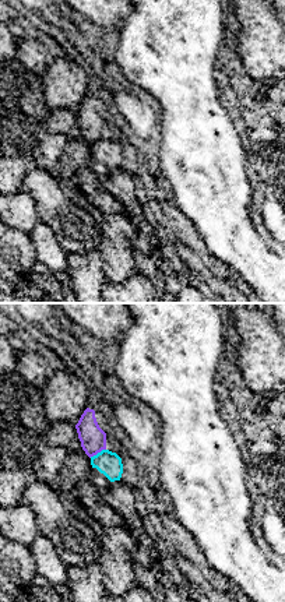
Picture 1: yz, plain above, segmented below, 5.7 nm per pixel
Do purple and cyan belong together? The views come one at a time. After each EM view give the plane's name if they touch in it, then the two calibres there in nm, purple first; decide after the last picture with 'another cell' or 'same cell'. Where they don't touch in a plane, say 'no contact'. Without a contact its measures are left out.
contact in yz; calibres 150 and 140 nm

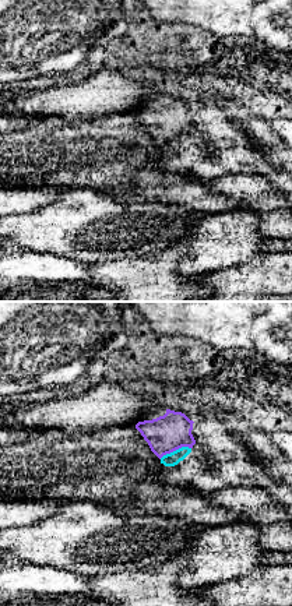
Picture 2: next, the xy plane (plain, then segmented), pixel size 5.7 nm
contact in xy; calibres 220 and 80 nm

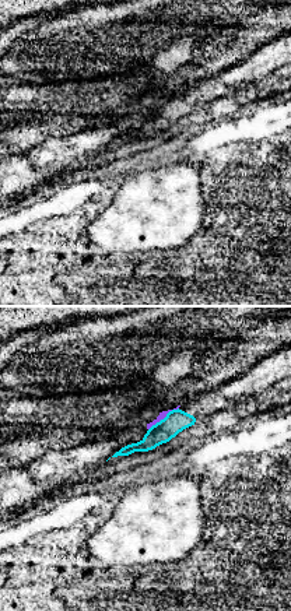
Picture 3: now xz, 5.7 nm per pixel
contact in xz; calibres 40 and 130 nm

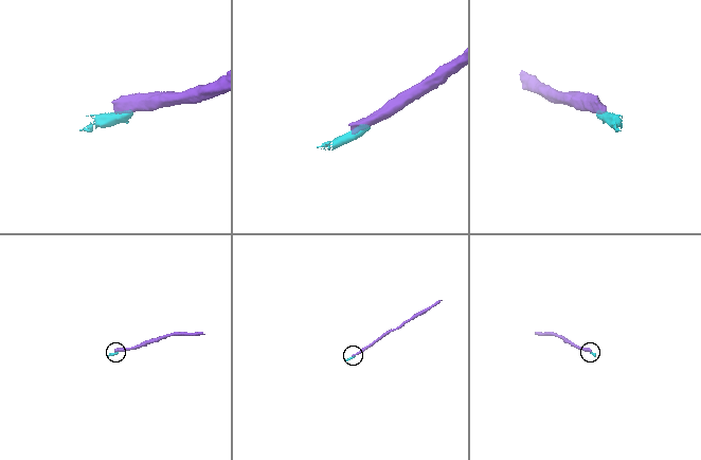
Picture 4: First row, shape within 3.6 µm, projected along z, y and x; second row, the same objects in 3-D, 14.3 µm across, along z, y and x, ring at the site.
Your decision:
another cell

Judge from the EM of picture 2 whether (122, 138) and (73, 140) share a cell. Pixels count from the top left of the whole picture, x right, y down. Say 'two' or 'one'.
one

